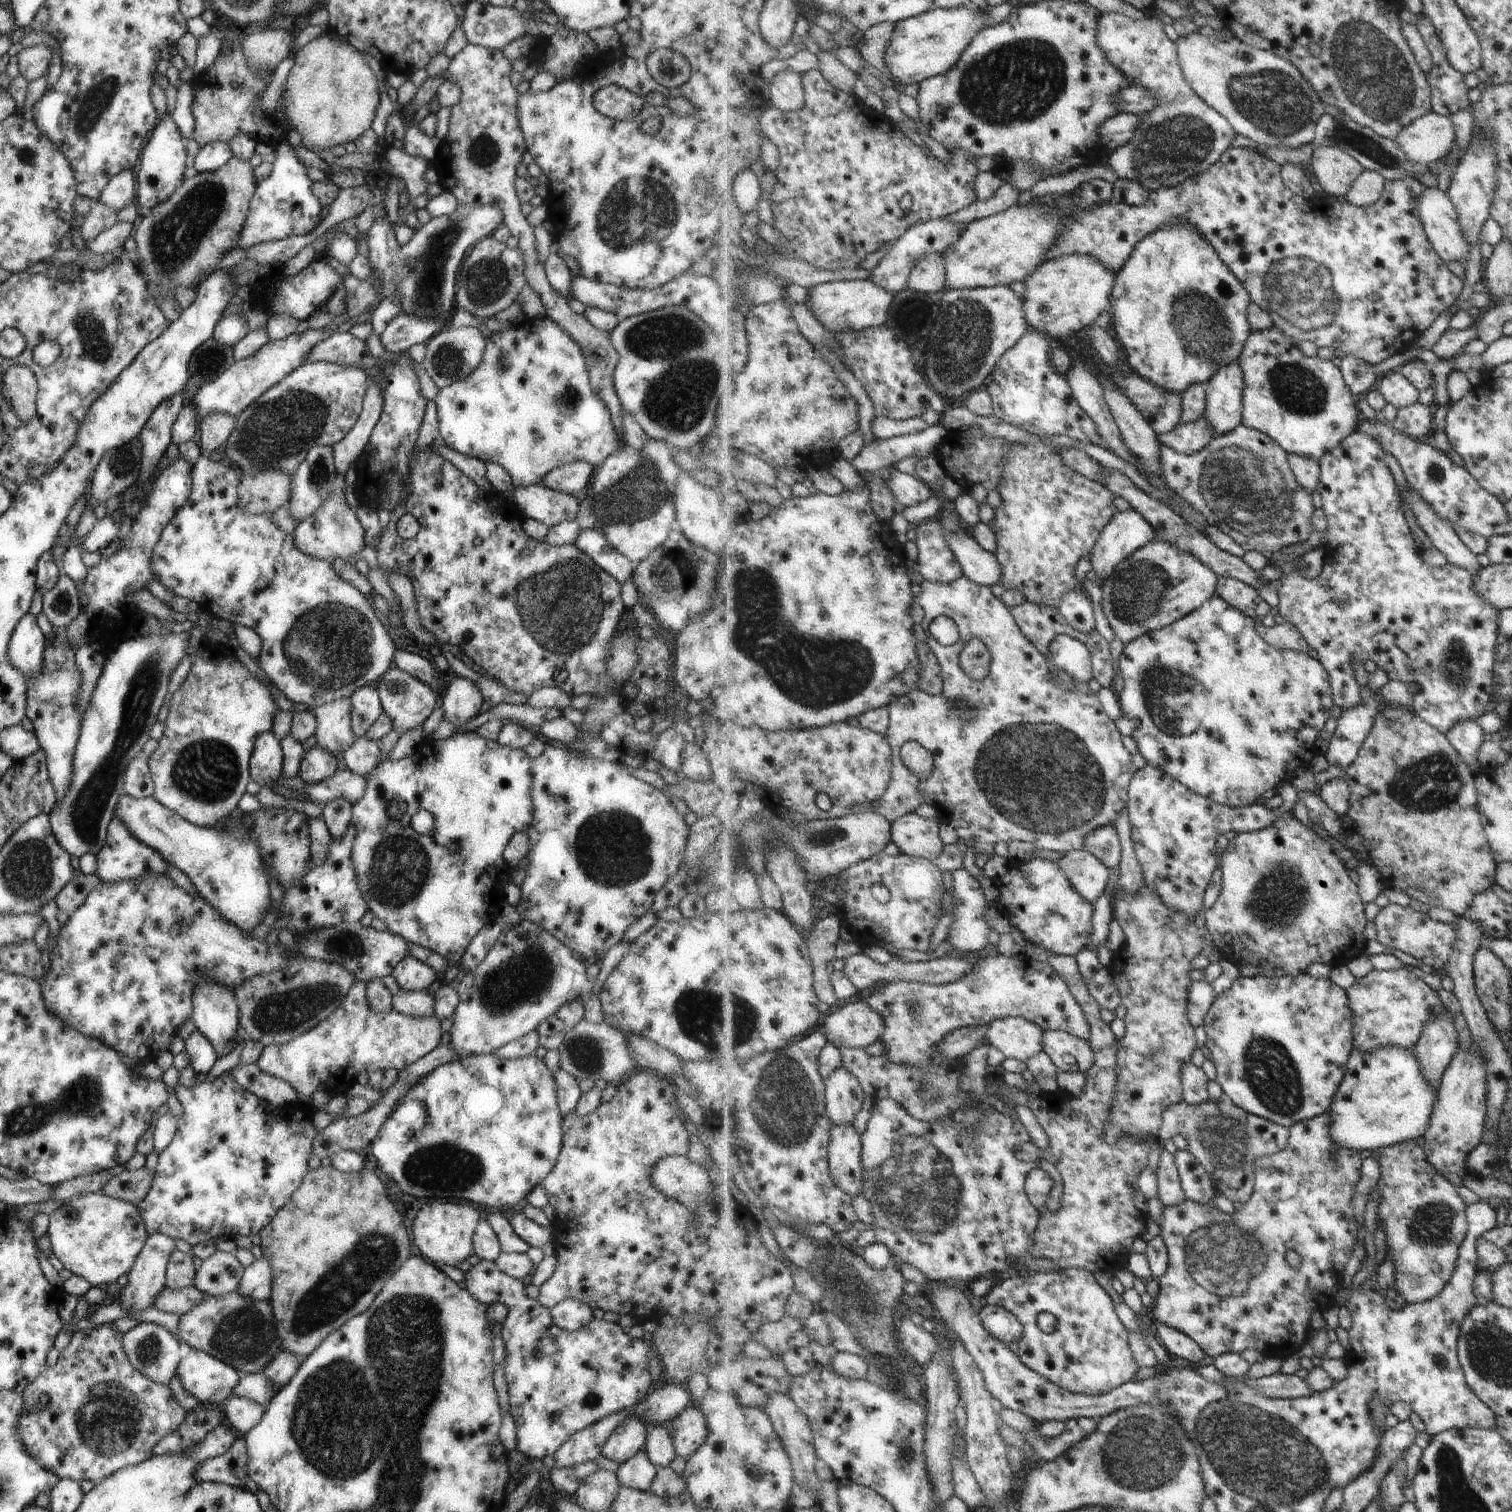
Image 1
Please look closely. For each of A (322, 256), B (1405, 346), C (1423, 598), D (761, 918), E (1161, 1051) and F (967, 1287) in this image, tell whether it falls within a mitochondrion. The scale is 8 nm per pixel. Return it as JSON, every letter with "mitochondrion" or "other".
{"A":"other","B":"other","C":"other","D":"other","E":"mitochondrion","F":"other"}

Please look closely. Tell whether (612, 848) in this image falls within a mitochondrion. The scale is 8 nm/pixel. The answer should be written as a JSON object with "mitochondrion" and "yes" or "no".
{"mitochondrion":"yes"}

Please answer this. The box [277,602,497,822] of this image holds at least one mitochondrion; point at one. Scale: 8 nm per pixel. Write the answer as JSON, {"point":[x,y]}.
{"point":[326,647]}

